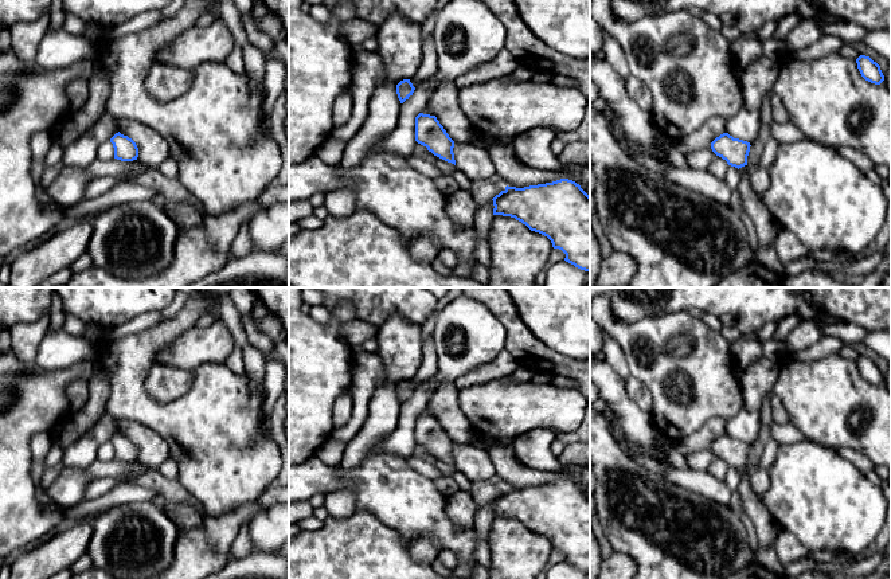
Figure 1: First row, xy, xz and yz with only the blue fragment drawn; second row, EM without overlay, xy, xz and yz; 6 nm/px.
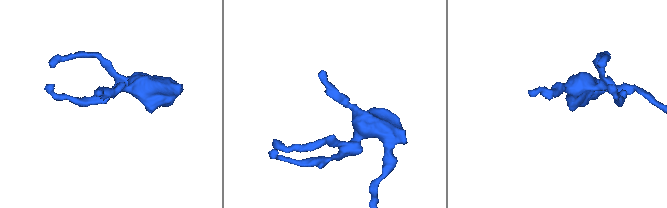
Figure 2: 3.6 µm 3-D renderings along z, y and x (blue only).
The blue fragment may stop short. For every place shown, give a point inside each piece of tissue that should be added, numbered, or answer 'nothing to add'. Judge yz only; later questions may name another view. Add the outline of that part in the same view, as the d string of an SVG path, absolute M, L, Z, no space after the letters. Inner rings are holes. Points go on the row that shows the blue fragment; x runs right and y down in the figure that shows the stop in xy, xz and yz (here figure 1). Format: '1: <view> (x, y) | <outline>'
1: yz (766, 227) | M747 165L739 168L739 171L742 175L739 187L740 200L747 216L755 227L759 246L774 244L779 224L774 220L758 195L751 189Z

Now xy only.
nothing to add

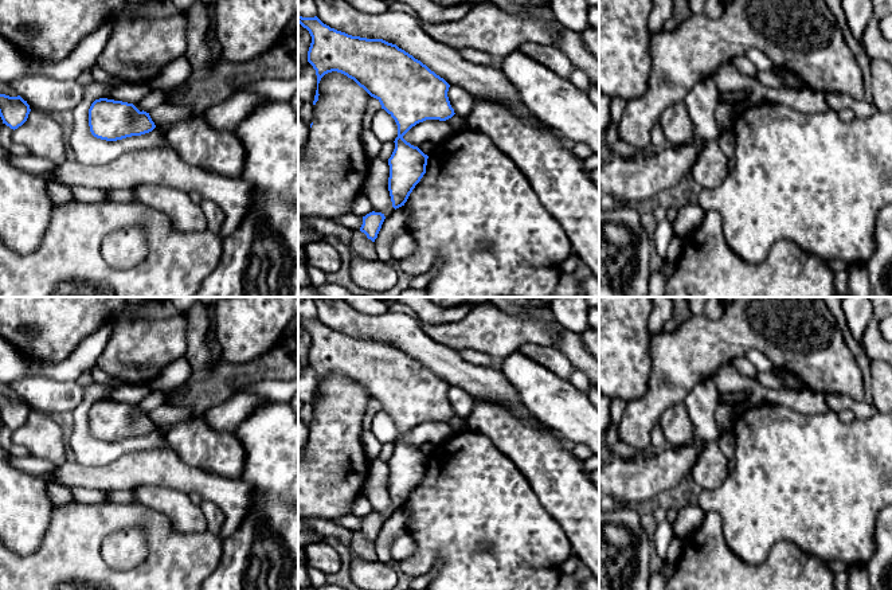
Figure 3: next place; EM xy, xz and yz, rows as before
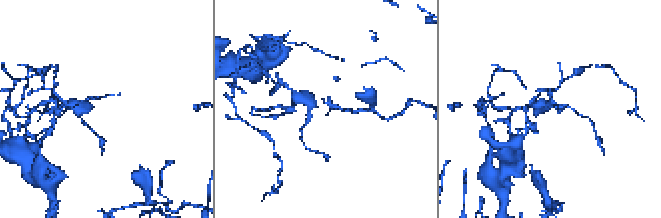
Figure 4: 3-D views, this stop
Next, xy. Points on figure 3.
nothing to add

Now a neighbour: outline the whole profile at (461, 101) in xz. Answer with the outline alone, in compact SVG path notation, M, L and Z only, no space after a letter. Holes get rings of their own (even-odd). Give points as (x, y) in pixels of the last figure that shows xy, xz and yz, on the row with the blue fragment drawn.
M451 85L447 91L447 97L450 101L454 113L466 118L474 105L474 97L465 91L462 87L457 85Z

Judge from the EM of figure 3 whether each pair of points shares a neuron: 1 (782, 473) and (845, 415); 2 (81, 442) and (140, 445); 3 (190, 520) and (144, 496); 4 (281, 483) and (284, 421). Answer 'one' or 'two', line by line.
1: two
2: one
3: one
4: one

